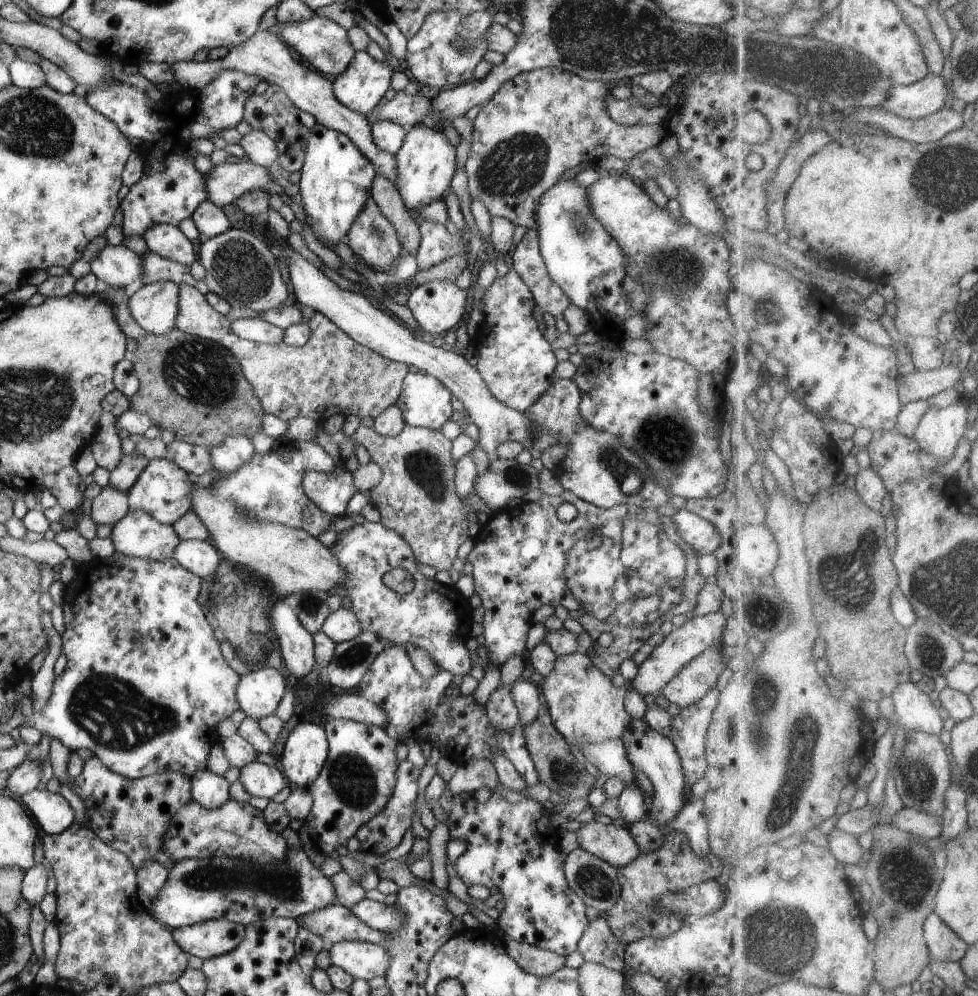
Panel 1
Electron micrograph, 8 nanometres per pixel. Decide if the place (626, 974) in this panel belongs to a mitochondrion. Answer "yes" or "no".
no

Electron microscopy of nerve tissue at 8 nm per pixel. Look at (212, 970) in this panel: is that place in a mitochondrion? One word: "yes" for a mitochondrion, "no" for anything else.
no

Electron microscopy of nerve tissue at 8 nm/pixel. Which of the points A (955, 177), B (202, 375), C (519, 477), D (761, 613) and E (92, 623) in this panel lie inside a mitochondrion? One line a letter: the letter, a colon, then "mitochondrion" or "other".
A: mitochondrion
B: mitochondrion
C: mitochondrion
D: mitochondrion
E: other

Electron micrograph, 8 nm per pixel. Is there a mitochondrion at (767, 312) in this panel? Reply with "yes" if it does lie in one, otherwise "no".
yes

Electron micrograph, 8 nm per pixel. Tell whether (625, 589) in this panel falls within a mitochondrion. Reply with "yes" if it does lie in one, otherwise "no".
yes

